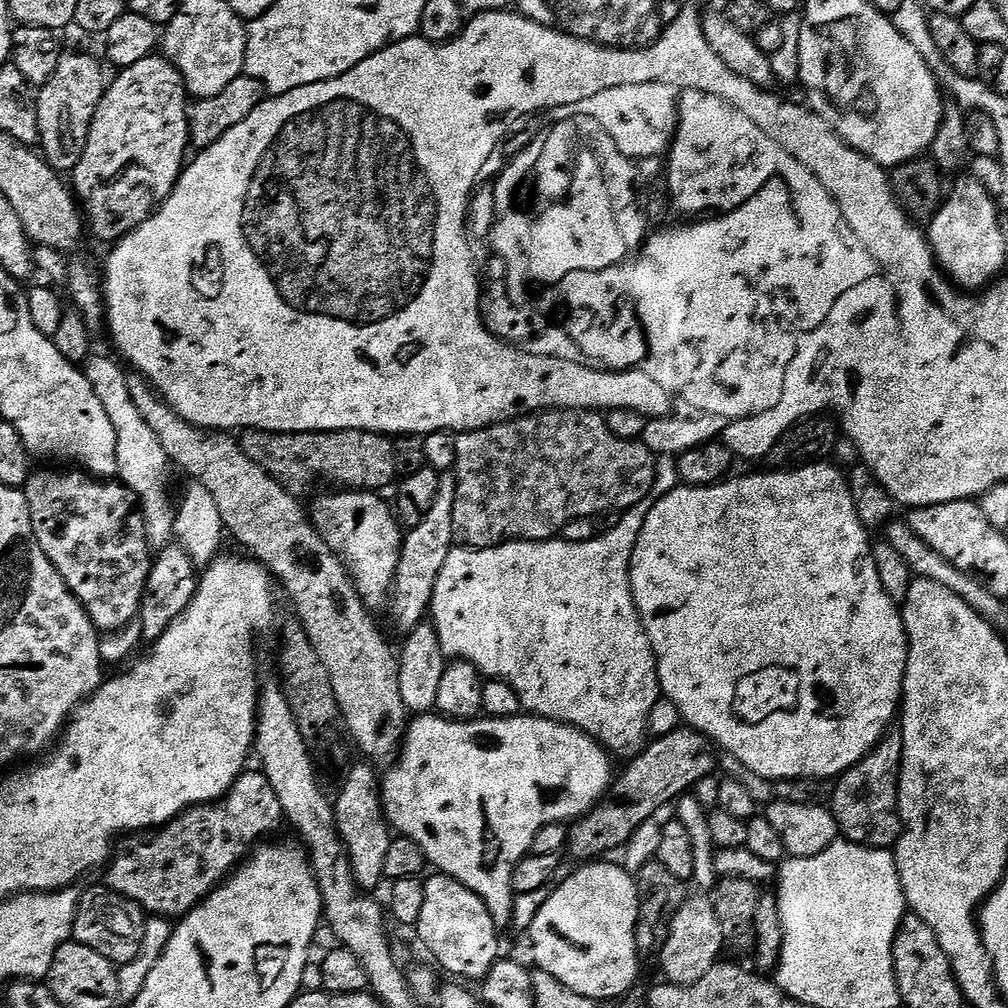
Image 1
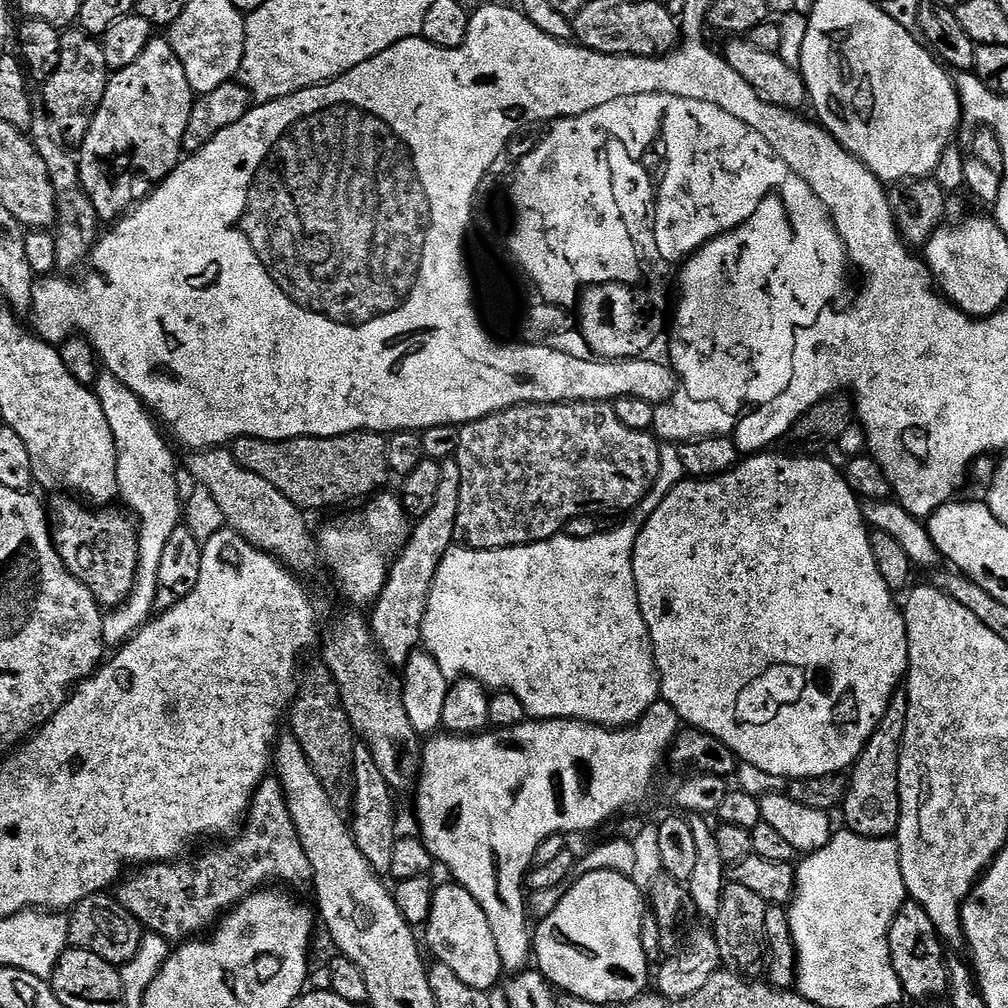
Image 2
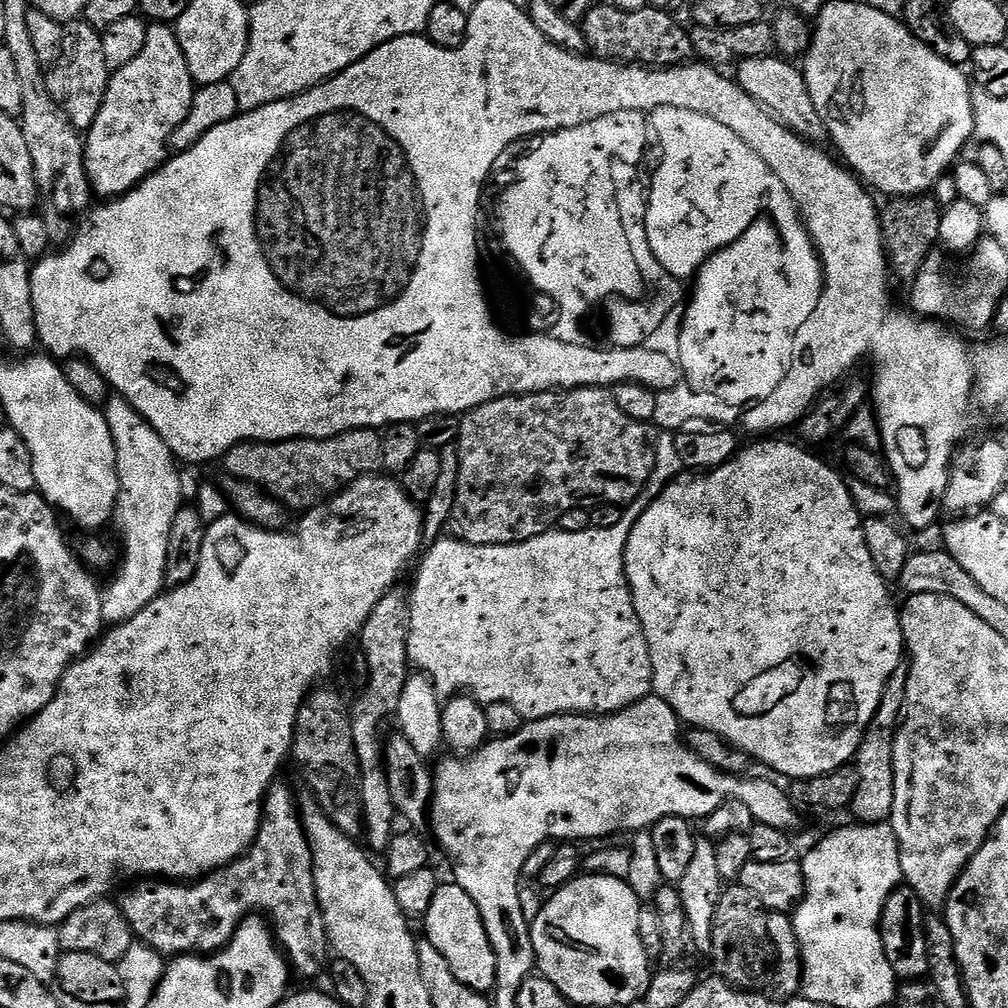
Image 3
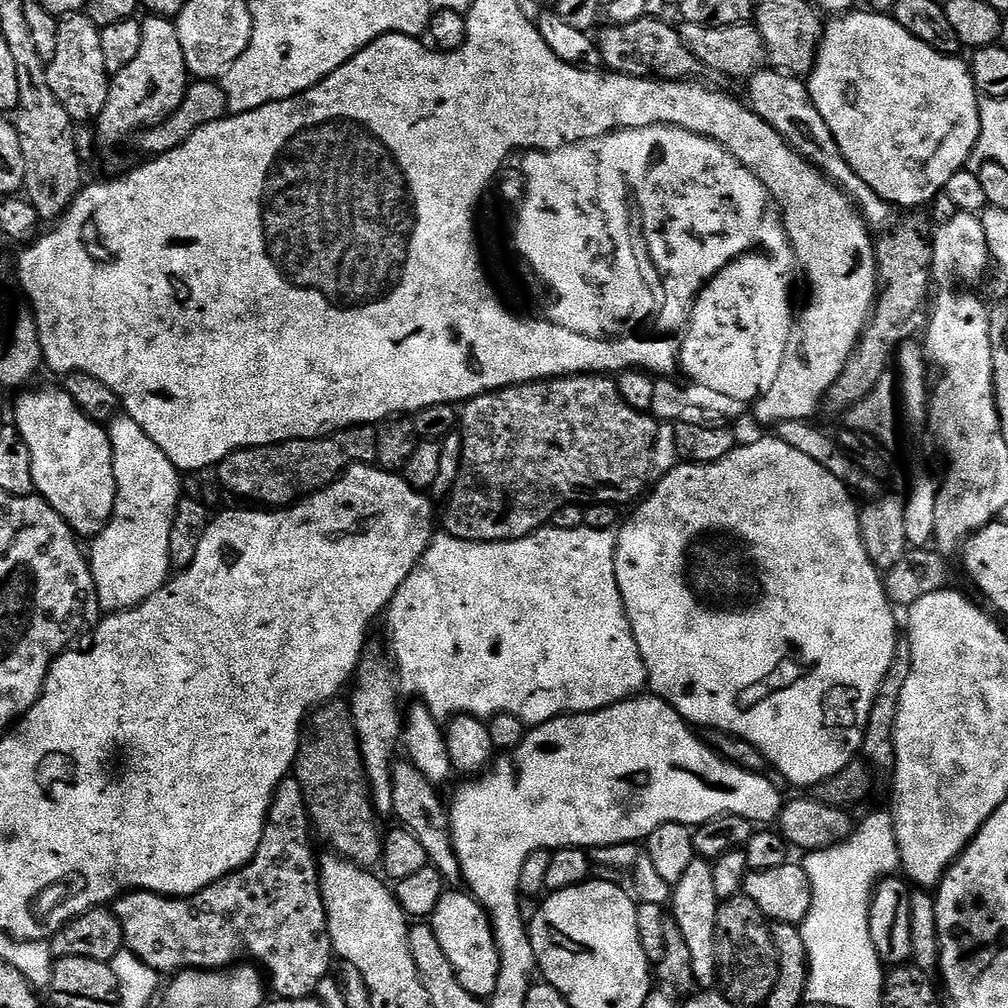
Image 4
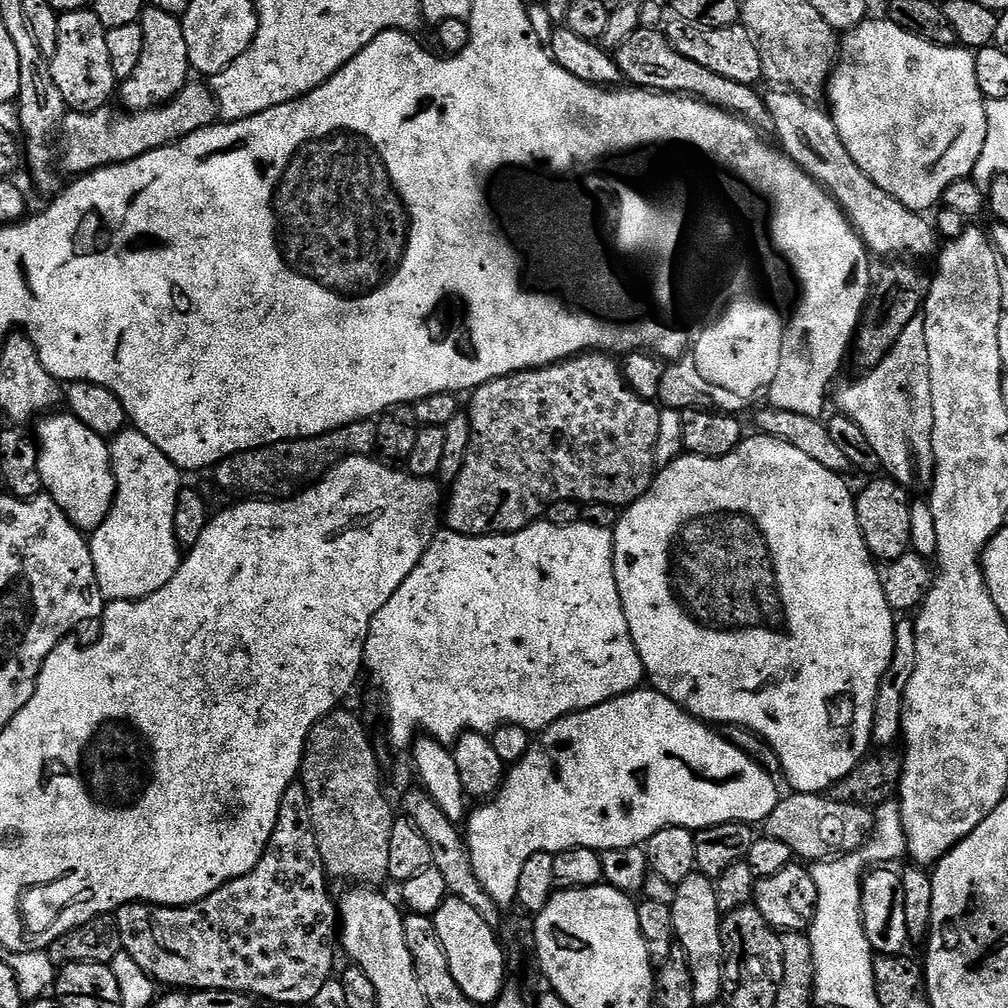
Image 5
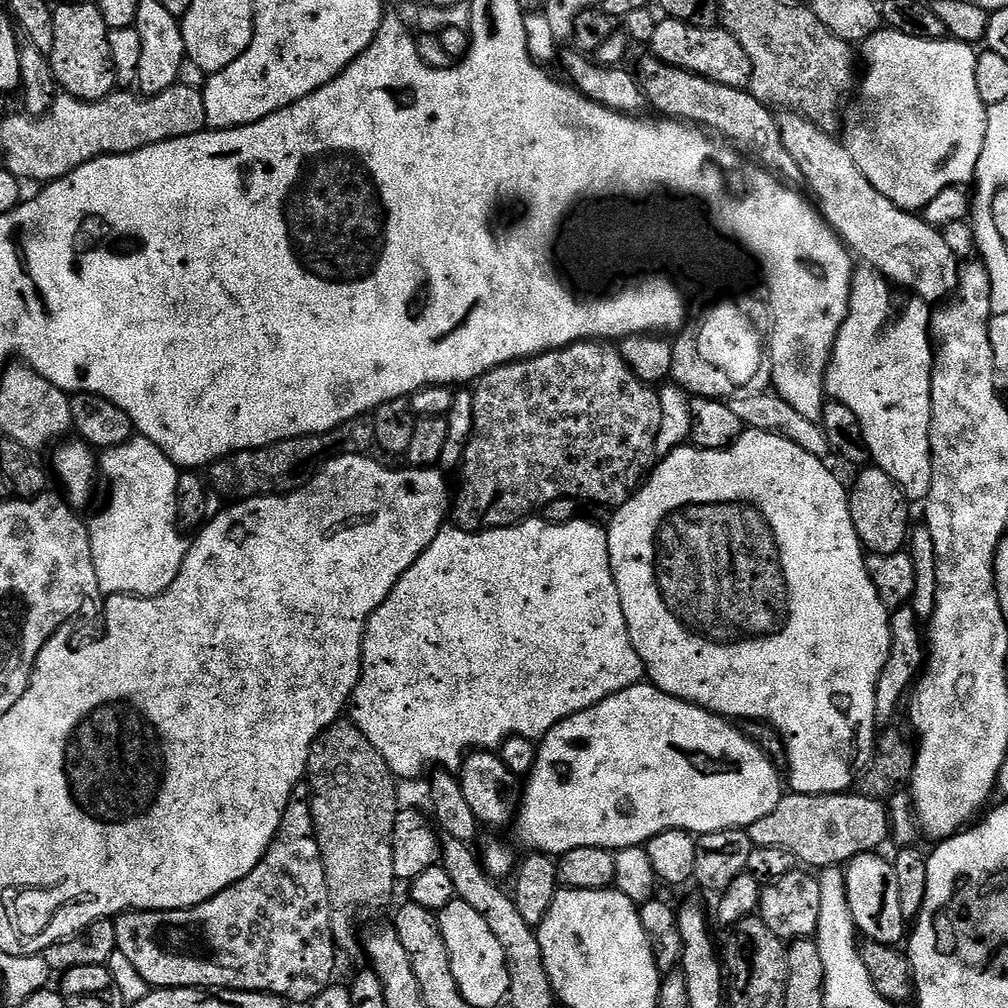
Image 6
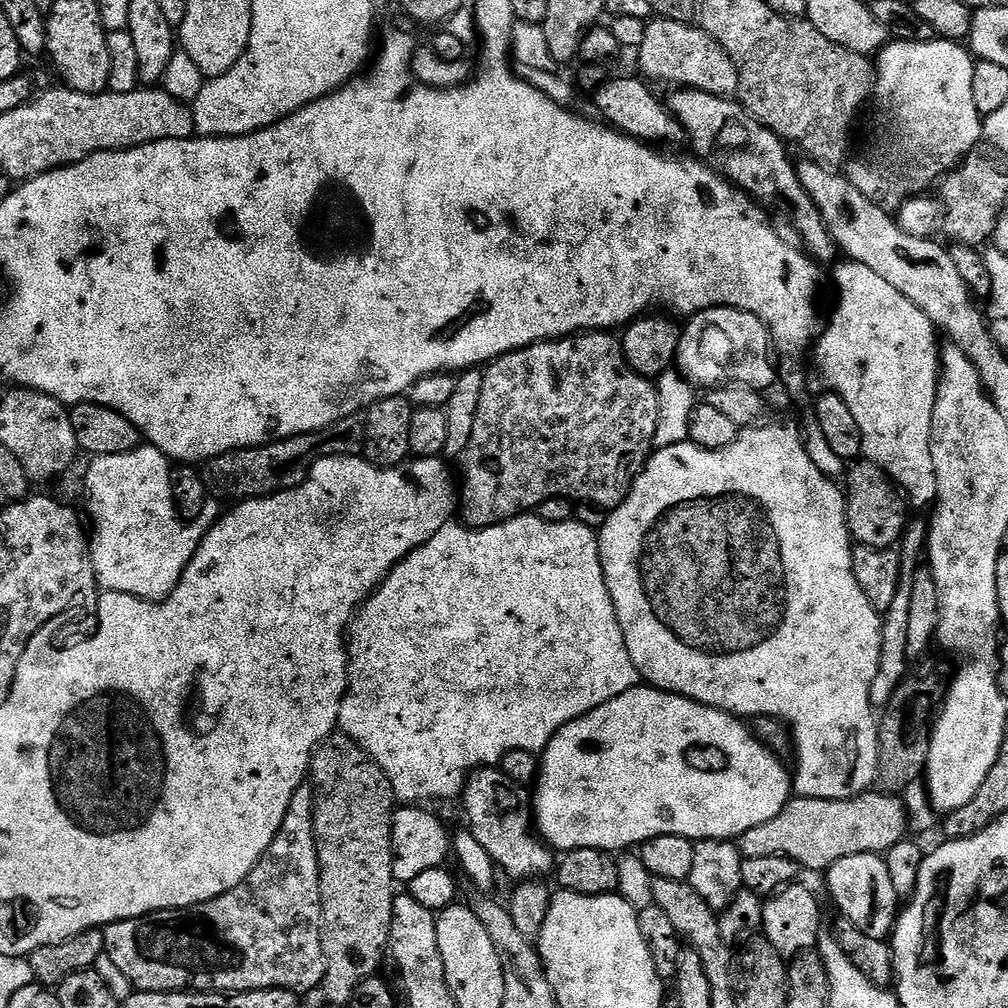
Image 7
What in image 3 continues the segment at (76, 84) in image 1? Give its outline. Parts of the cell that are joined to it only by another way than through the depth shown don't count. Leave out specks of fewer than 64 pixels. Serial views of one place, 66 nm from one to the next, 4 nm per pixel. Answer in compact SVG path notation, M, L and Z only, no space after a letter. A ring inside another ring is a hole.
M83 18L67 21L64 24L64 37L62 38L62 58L58 58L58 62L51 65L50 71L47 73L48 89L50 98L54 98L54 102L78 130L91 128L94 118L98 118L98 110L102 110L102 98L106 98L109 75L106 57L102 50L101 33Z

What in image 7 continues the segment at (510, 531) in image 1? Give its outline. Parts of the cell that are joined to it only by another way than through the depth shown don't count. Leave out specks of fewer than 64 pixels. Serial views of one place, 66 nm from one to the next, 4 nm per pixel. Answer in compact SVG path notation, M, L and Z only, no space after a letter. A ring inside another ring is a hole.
M589 330L587 332L577 332L571 336L562 336L557 340L539 340L536 344L530 344L525 348L519 348L513 352L508 352L505 356L498 356L495 360L487 365L484 372L484 385L482 386L482 402L478 402L478 414L474 418L474 434L470 434L470 442L466 446L462 457L464 463L464 488L462 484L462 491L458 496L458 504L462 509L464 508L464 516L462 516L463 523L473 528L485 528L490 524L502 524L514 516L523 516L531 513L533 510L539 509L543 500L549 500L555 496L567 496L573 502L581 502L580 500L589 500L592 504L597 504L603 510L611 510L616 508L627 498L628 492L632 489L632 484L635 482L637 476L644 470L644 465L648 463L648 457L652 455L654 449L652 443L654 442L654 434L658 430L658 418L660 417L660 390L659 387L649 377L646 377L641 372L636 372L628 361L627 354L624 352L624 341L615 331L612 330Z

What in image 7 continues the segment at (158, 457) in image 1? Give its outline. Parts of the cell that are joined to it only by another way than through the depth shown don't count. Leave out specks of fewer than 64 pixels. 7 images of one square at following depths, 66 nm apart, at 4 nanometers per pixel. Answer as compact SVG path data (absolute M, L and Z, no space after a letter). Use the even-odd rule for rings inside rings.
M141 446L141 447L135 448L134 450L130 450L126 454L106 454L105 456L92 456L91 459L89 459L89 461L90 462L88 464L88 473L86 473L84 476L84 488L86 491L88 491L88 512L90 515L92 515L92 524L91 524L91 520L90 520L90 528L91 528L90 547L92 550L92 565L94 566L94 570L96 571L97 585L99 585L99 587L101 589L104 587L103 591L105 593L121 592L122 594L130 594L131 596L137 596L138 599L140 599L140 600L155 600L157 602L159 602L161 600L167 600L168 597L172 595L173 590L176 589L176 587L178 586L178 582L182 578L182 574L186 570L186 566L194 558L194 554L198 550L198 546L200 545L201 542L204 541L204 534L206 531L205 525L202 526L200 524L196 524L196 523L200 523L200 522L185 522L182 519L182 517L173 501L173 498L172 498L172 489L173 489L172 473L174 471L173 465L170 463L168 457L165 456L165 454L162 450L158 450L157 448L153 448L151 446Z

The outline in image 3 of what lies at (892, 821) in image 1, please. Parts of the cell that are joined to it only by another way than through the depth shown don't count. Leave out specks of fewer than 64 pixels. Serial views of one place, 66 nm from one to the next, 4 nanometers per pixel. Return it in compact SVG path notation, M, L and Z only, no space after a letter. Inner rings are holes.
M901 662L898 670L890 674L886 690L882 690L882 702L870 726L866 726L860 748L854 757L854 766L858 770L858 794L854 794L851 815L862 824L886 824L892 819L894 810L894 742L900 731L900 722L906 702L906 682L908 681L908 664Z

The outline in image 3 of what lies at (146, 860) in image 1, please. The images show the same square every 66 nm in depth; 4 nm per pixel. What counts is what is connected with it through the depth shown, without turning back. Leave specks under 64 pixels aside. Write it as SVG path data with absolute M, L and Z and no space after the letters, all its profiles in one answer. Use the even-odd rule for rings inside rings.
M273 782L273 784L268 787L268 793L264 796L264 812L260 815L260 833L257 834L256 841L243 856L239 856L239 858L227 864L224 868L218 868L216 871L208 873L207 876L199 877L191 882L140 882L137 883L140 884L137 888L132 888L124 897L119 897L118 903L120 905L120 912L126 918L128 925L132 927L132 935L137 941L148 944L149 947L165 958L190 956L193 954L211 954L213 952L219 952L221 948L225 948L228 943L232 941L233 934L236 933L238 926L247 916L263 914L270 921L271 927L274 929L276 943L282 949L291 971L295 973L295 975L297 972L298 975L305 976L308 982L312 982L325 971L326 965L330 960L330 945L328 943L326 922L324 921L324 915L320 909L318 894L314 886L314 870L312 869L310 846L308 845L306 834L304 833L304 823L300 821L300 806L297 793L292 793L290 785L280 783L281 782Z

